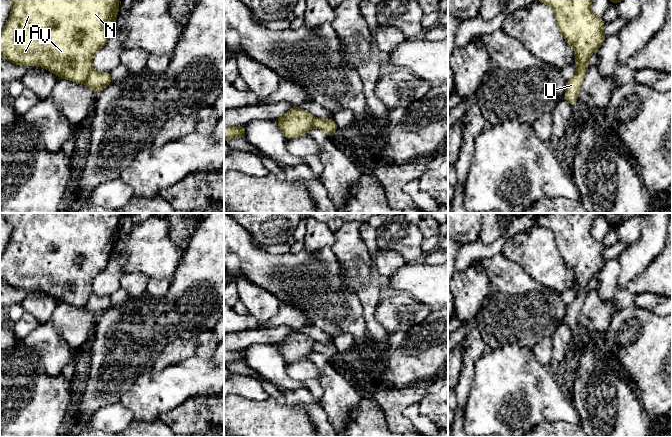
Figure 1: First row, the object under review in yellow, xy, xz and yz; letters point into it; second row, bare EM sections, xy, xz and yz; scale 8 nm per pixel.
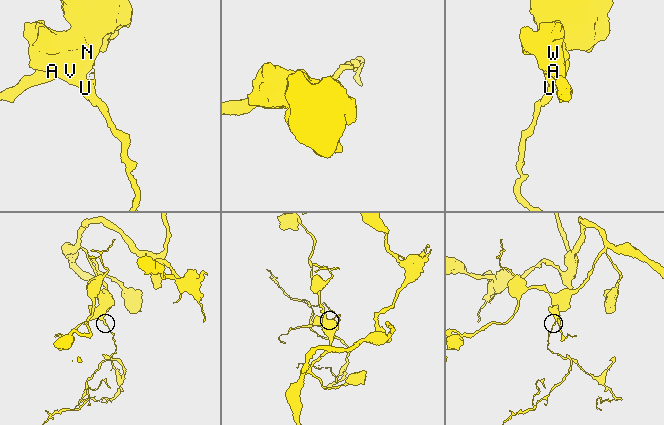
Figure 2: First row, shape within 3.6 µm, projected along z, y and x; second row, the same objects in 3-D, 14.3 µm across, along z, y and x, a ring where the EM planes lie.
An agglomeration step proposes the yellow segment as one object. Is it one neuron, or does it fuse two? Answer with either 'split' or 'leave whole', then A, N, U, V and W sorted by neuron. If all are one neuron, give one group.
split; groups A N V W / U

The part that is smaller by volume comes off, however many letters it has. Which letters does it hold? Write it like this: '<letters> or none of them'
U

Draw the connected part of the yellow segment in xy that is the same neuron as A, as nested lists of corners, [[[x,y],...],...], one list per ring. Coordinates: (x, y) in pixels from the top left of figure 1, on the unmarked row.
[[[0,213],[12,225],[9,244],[0,257],[0,281],[21,290],[40,290],[56,300],[85,307],[95,277],[102,273],[118,239],[119,220],[128,213]]]

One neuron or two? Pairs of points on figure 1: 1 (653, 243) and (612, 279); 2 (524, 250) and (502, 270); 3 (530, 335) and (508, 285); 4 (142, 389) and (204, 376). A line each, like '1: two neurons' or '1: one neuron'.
1: two neurons
2: two neurons
3: one neuron
4: one neuron

